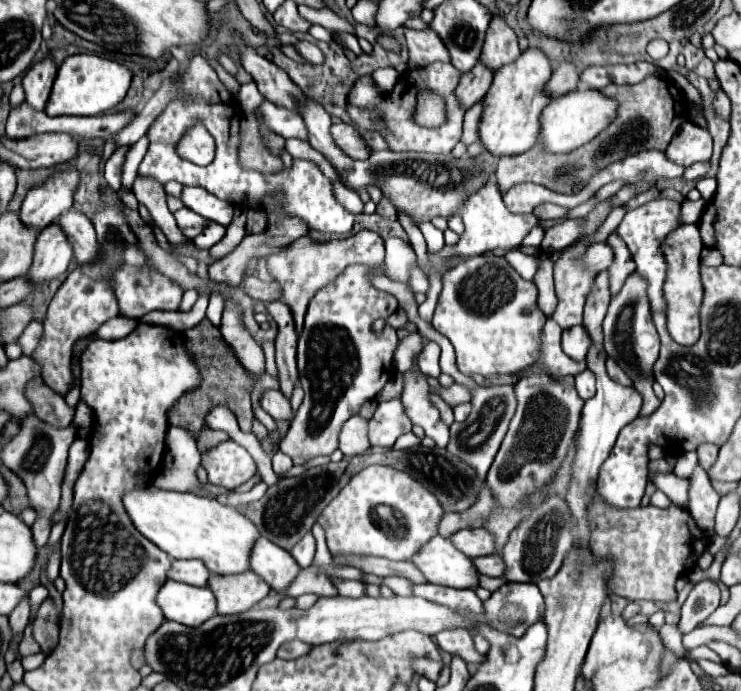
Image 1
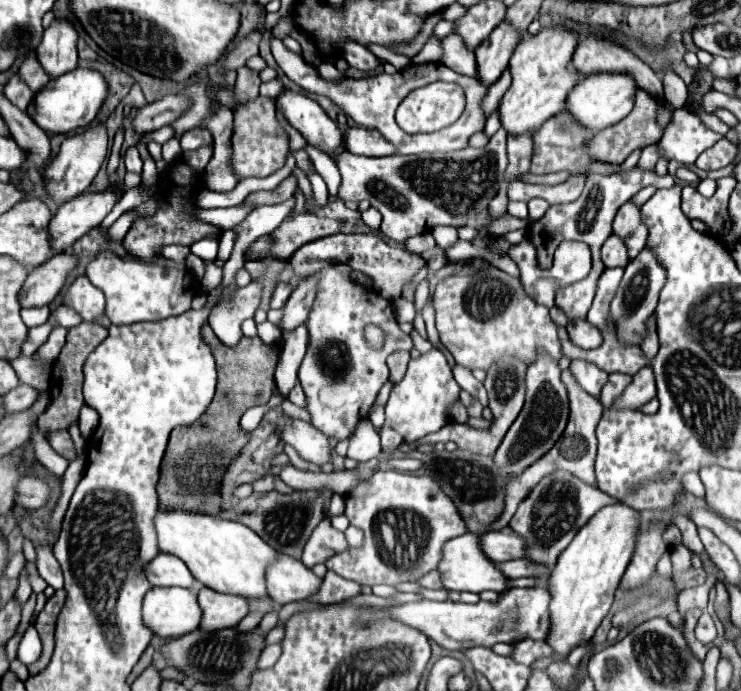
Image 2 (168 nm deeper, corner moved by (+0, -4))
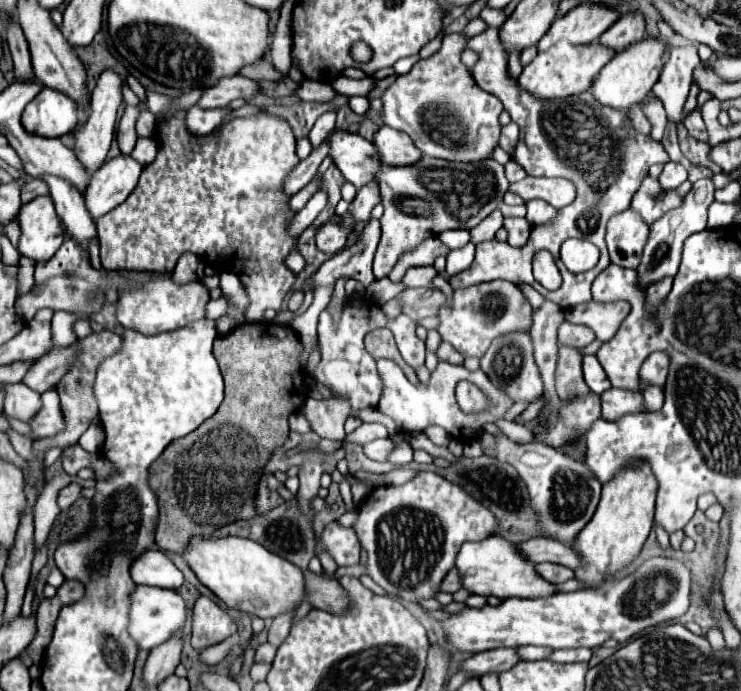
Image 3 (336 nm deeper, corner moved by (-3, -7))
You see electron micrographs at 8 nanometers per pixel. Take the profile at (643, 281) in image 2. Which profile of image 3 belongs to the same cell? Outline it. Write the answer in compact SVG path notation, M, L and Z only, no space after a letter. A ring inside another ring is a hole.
M701 179L701 181L693 183L693 191L689 191L689 195L685 197L685 203L679 209L669 211L667 215L663 215L663 219L659 219L659 221L655 221L651 225L649 239L645 243L641 263L637 267L639 289L641 291L647 291L649 285L661 281L663 277L675 277L677 275L679 261L681 261L683 241L689 235L707 229L707 209L713 203L713 191L715 191L715 187L713 187L713 181L711 179Z

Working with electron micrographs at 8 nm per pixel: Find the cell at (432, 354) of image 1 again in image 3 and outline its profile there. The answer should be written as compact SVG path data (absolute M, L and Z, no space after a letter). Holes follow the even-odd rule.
M379 359L377 369L379 369L379 375L383 377L383 383L385 383L385 389L383 389L383 395L379 399L377 409L383 415L391 417L403 433L421 433L427 427L437 425L437 427L443 427L451 437L459 439L459 443L467 443L469 439L477 437L477 431L485 423L493 423L497 419L503 419L505 411L511 407L511 399L507 399L507 395L503 395L503 391L495 391L495 387L491 387L491 381L487 379L487 375L481 369L479 371L467 371L465 367L439 361L435 371L431 373L427 385L423 385L423 383L413 385L403 375L403 371L389 359ZM461 379L465 379L469 383L475 383L487 395L489 407L485 411L481 411L481 413L463 413L461 411L461 407L455 399L455 387Z

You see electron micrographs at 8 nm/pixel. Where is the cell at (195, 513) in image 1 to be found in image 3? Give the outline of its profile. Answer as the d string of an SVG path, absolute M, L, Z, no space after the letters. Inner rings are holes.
M195 535L181 557L197 579L231 609L241 609L261 619L273 619L279 611L289 611L301 603L303 571L247 537Z

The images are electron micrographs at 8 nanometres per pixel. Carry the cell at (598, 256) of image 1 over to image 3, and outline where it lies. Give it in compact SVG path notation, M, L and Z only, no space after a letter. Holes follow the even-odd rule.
M627 209L607 225L607 247L611 263L619 267L637 267L639 255L643 251L643 243L647 243L649 227L635 215L635 211Z

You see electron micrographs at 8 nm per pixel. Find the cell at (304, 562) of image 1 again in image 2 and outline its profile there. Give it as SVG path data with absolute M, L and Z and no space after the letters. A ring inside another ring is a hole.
M324 518L316 530L312 532L310 540L304 546L304 554L302 554L302 562L304 566L312 568L318 562L326 562L328 558L332 558L338 552L348 550L348 542L344 538L344 532L332 528L330 520Z

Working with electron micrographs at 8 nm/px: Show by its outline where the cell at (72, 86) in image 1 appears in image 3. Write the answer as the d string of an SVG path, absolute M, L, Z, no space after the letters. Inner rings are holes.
M43 87L41 93L25 107L23 125L31 133L43 137L63 137L71 133L79 123L77 103L55 89Z

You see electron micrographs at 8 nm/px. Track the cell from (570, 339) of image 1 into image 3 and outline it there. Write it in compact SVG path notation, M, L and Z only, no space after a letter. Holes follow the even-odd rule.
M589 303L587 307L573 307L565 311L565 321L575 325L585 325L595 333L595 339L607 343L615 331L619 329L621 321L629 313L629 303Z

